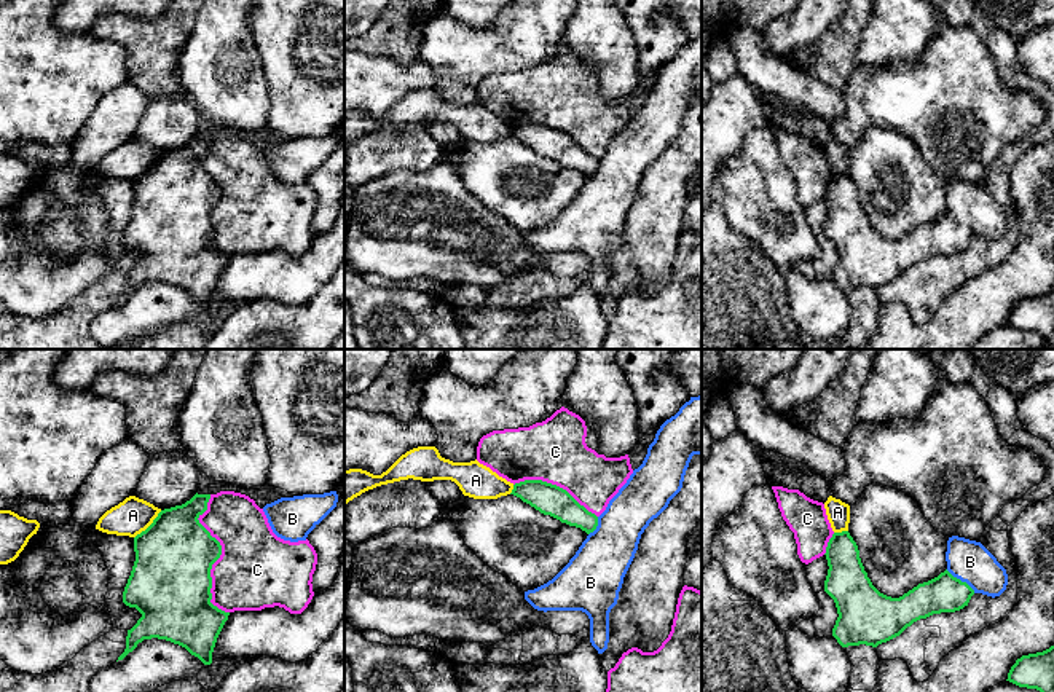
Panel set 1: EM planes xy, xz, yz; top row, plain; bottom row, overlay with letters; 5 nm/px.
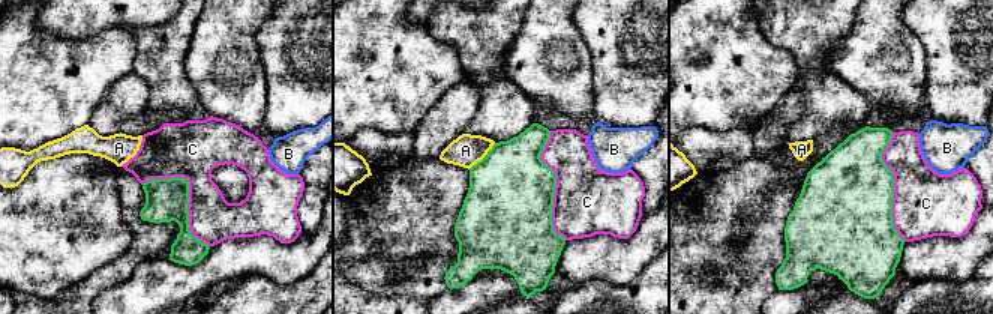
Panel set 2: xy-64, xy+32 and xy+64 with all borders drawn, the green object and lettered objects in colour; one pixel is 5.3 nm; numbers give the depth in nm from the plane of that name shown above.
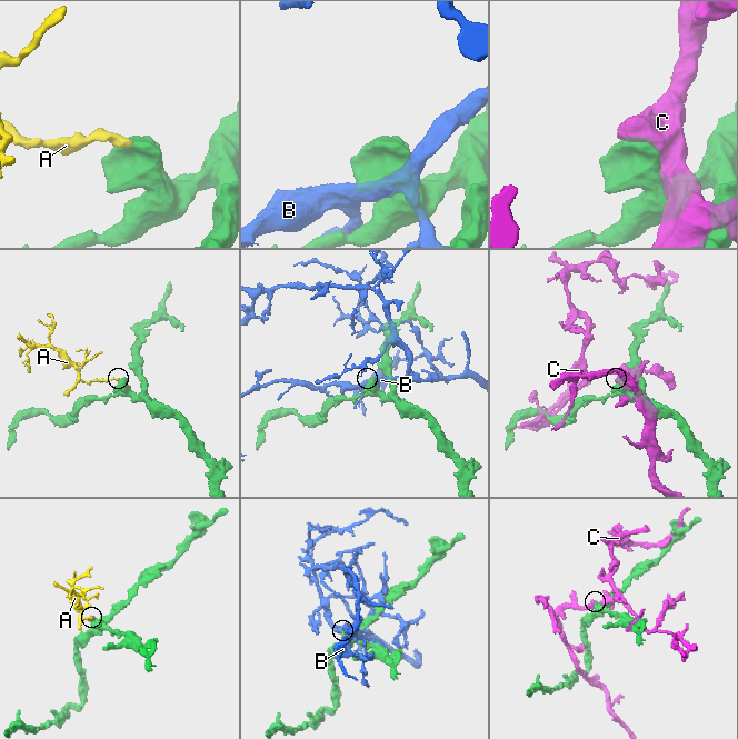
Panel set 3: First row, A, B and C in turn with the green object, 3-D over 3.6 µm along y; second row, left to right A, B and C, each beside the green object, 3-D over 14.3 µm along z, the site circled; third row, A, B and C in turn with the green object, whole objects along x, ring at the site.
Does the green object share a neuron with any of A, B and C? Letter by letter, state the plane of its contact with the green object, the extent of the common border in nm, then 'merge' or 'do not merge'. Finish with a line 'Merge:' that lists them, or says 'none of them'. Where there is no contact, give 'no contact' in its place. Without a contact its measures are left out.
A: xy | 200 nm | do not merge
B: yz | 190 nm | do not merge
C: xy | 600 nm | do not merge
Merge: none of them

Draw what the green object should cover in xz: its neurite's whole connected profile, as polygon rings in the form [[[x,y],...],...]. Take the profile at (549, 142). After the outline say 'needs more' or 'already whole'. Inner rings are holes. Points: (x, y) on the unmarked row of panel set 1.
[[[525,123],[513,128],[512,136],[544,158],[550,158],[561,166],[580,171],[587,177],[598,169],[598,159],[580,148],[566,132],[542,124]]] | already whole

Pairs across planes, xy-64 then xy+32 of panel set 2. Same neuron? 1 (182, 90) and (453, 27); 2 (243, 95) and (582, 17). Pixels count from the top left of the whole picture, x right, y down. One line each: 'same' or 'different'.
1: same
2: different

